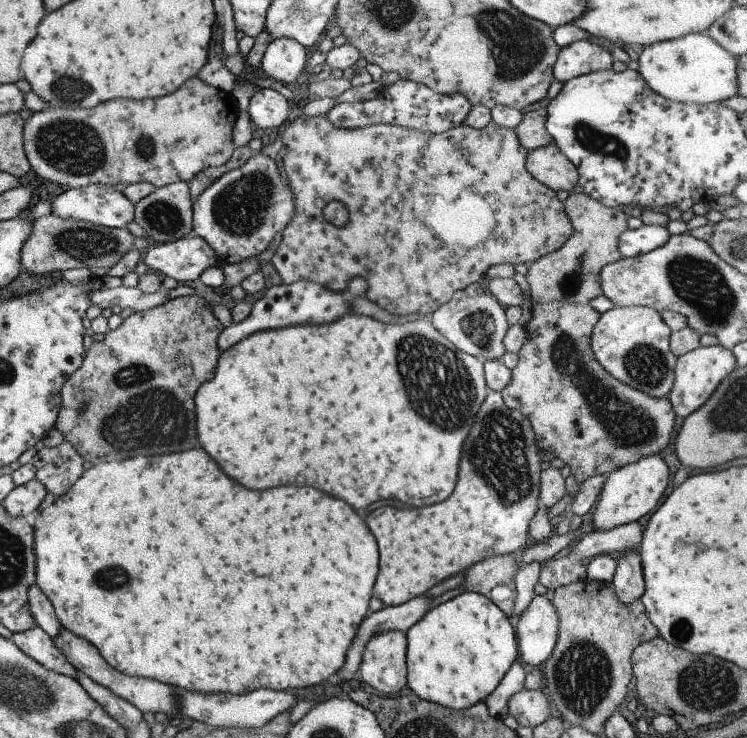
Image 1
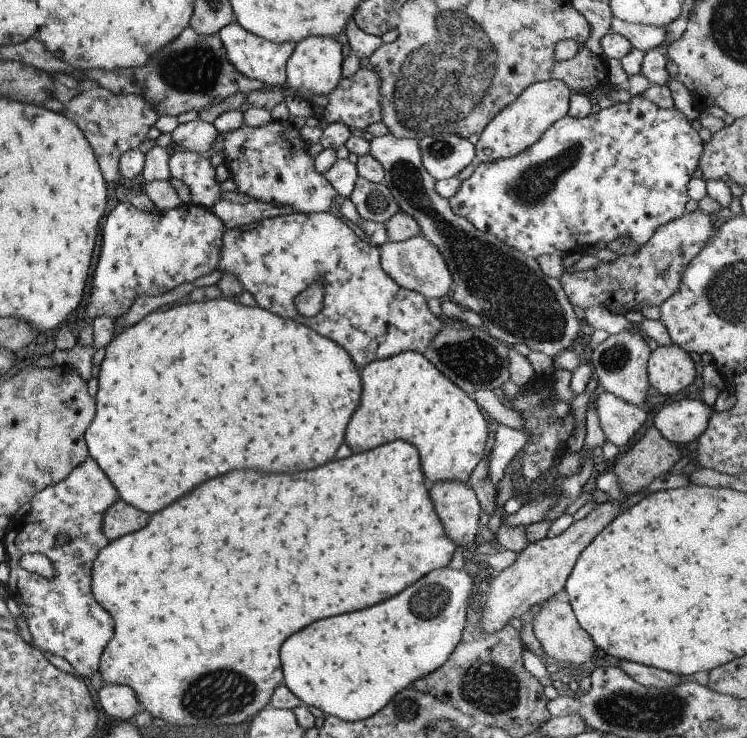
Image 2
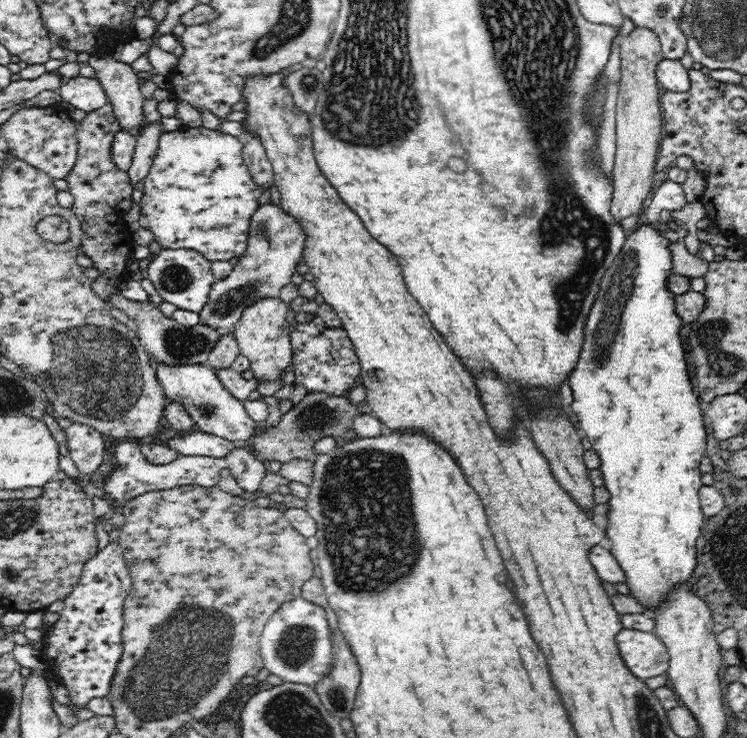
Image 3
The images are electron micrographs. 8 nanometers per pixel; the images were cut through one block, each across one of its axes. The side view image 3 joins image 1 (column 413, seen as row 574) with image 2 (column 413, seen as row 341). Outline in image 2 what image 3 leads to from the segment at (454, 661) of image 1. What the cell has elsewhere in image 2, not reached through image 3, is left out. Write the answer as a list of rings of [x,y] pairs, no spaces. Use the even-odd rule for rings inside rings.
[[[465,567],[462,569],[453,568],[438,568],[431,570],[425,574],[425,576],[419,578],[417,582],[413,582],[401,590],[401,594],[385,600],[385,602],[379,602],[371,608],[365,608],[365,610],[357,610],[357,612],[349,612],[349,614],[341,614],[341,616],[333,616],[333,618],[325,618],[325,620],[317,620],[309,626],[305,626],[303,630],[291,634],[279,648],[279,660],[282,670],[283,680],[282,683],[293,692],[300,702],[306,706],[313,706],[313,708],[319,708],[323,714],[335,716],[344,721],[358,721],[365,720],[370,716],[373,716],[377,710],[381,710],[394,694],[397,694],[400,690],[407,689],[414,680],[418,678],[423,678],[427,674],[431,674],[433,670],[437,670],[441,663],[445,662],[446,658],[449,658],[451,652],[459,639],[461,638],[461,630],[465,626],[465,612],[467,612],[467,606],[469,606],[469,600],[471,597],[471,590],[473,590],[473,579],[472,570],[470,567]]]

